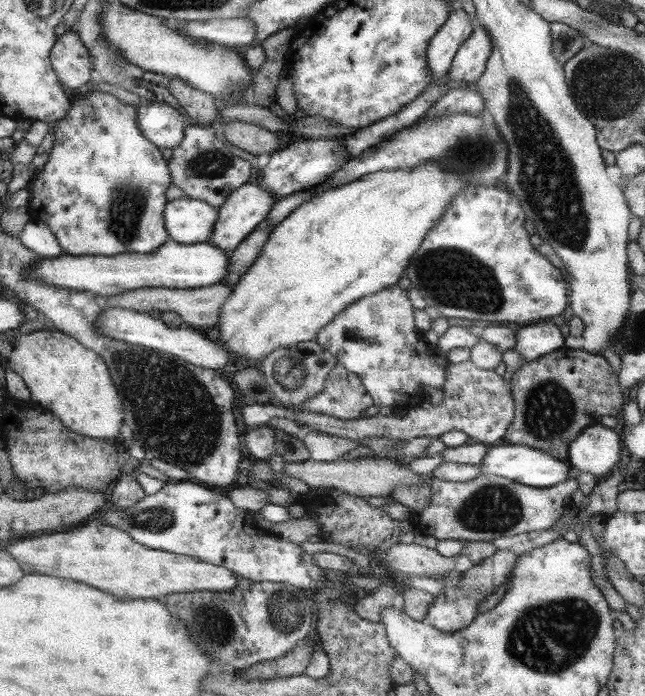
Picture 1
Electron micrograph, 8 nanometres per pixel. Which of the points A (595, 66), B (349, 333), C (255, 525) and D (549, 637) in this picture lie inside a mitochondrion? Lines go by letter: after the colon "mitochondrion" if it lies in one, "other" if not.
A: mitochondrion
B: mitochondrion
C: other
D: mitochondrion

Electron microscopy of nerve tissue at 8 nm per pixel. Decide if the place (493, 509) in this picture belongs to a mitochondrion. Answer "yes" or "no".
yes

